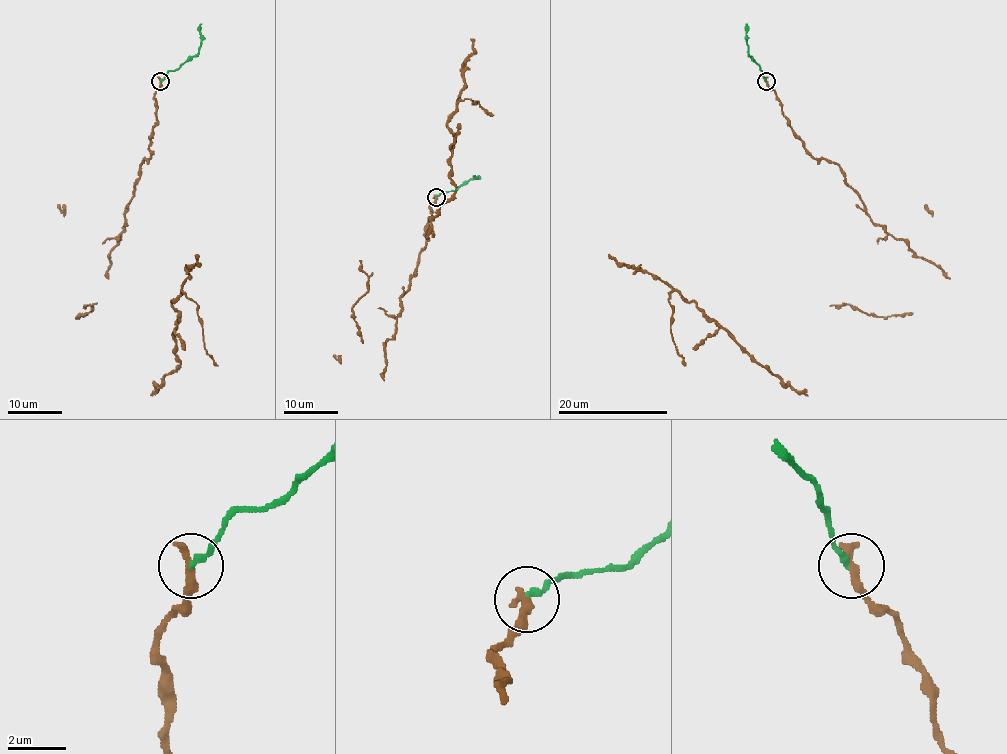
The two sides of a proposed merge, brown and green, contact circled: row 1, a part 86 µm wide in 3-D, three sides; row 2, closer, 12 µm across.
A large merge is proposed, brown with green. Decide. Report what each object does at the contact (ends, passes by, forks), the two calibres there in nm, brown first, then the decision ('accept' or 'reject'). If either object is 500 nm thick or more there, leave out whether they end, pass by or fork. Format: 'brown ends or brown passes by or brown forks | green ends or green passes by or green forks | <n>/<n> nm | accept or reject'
brown ends | green ends | 400/200 nm | reject

